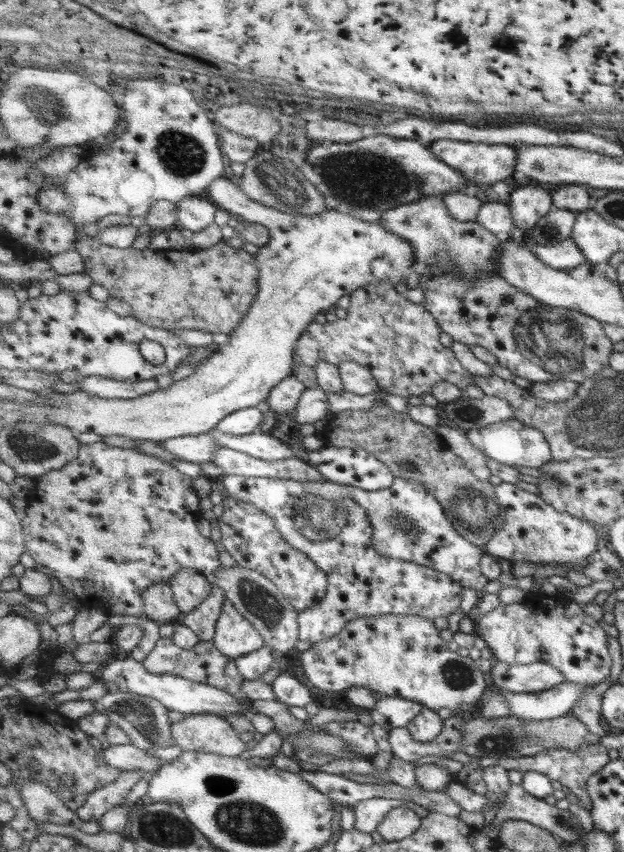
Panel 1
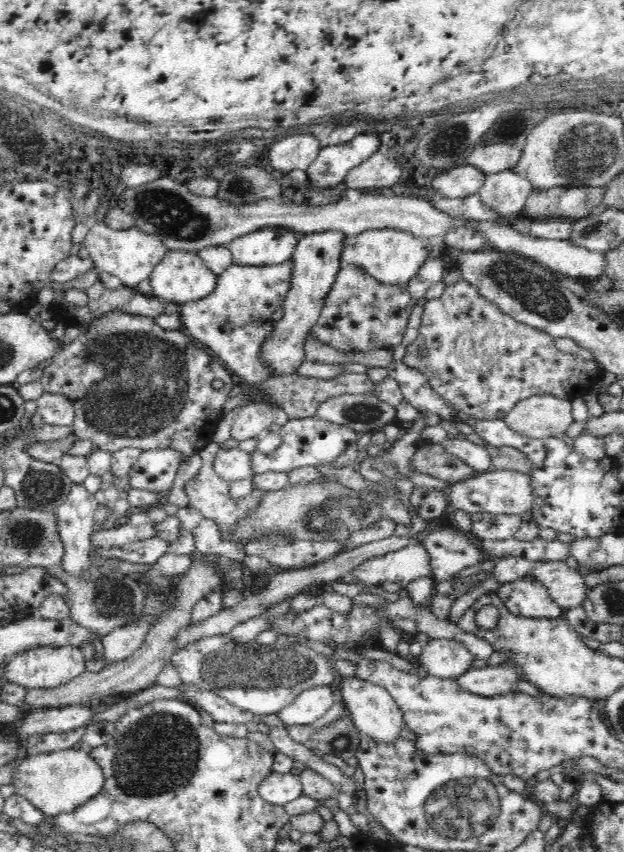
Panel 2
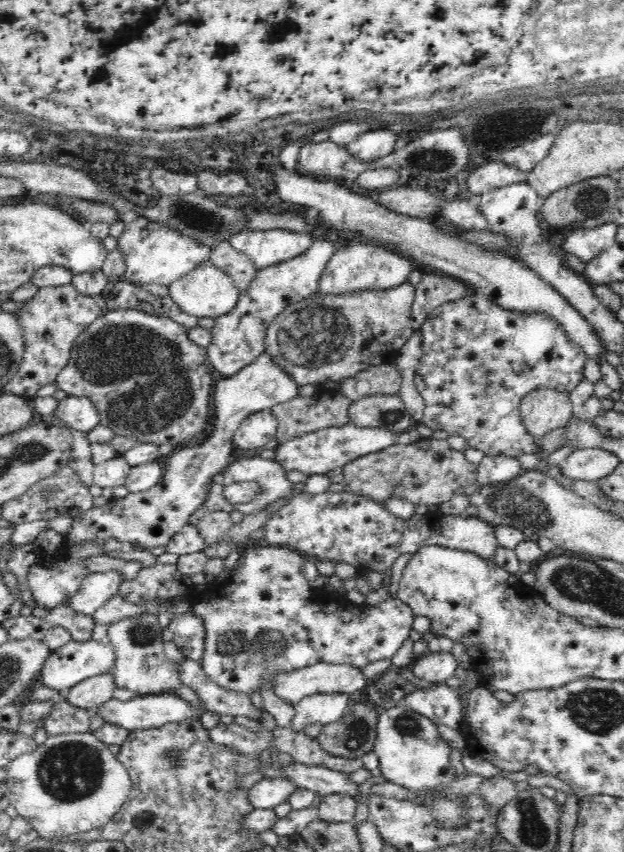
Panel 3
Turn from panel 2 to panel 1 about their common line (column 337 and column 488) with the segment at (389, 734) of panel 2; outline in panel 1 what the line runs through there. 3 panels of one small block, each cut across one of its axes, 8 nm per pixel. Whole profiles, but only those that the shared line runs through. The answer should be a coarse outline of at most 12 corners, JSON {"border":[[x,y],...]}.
{"border":[[353,618],[301,660],[321,690],[433,711],[493,690],[433,619]]}

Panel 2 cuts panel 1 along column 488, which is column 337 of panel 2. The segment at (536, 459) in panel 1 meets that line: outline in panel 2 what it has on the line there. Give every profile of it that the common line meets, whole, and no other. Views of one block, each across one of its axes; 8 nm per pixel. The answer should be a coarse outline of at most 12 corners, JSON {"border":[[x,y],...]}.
{"border":[[314,415],[289,419],[272,454],[250,453],[251,474],[335,460],[360,434]]}

